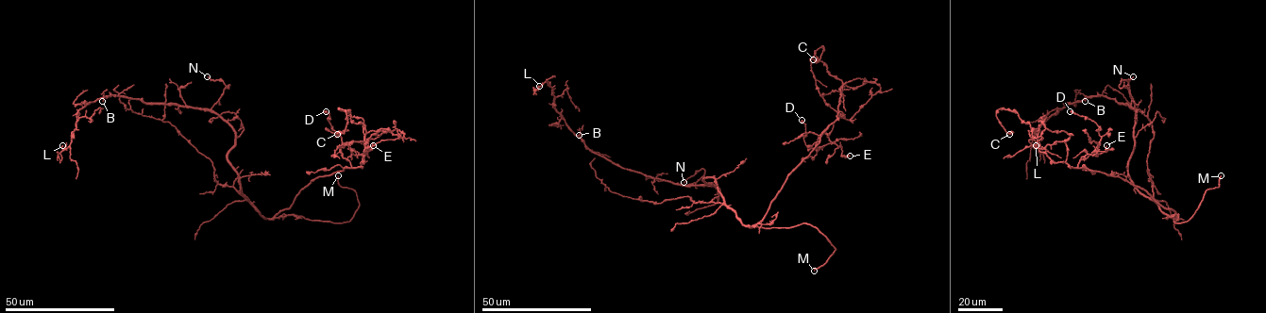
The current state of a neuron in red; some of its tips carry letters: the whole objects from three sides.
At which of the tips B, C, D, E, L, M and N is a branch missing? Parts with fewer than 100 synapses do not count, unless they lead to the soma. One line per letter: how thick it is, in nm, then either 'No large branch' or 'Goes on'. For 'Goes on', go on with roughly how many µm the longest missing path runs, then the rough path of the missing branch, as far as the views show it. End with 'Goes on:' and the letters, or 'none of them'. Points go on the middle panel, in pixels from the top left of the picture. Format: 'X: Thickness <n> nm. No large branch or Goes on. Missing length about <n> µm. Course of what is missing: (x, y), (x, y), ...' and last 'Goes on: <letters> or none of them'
B: Thickness 100 nm. No large branch
C: Thickness 320 nm. No large branch
D: Thickness 600 nm. No large branch
E: Thickness 120 nm. No large branch
L: Thickness 140 nm. No large branch
M: Thickness 280 nm. Goes on. Missing length about 20 µm. Course of what is missing: (814, 271), (807, 282), (804, 274)
N: Thickness 160 nm. No large branch
Goes on: M

